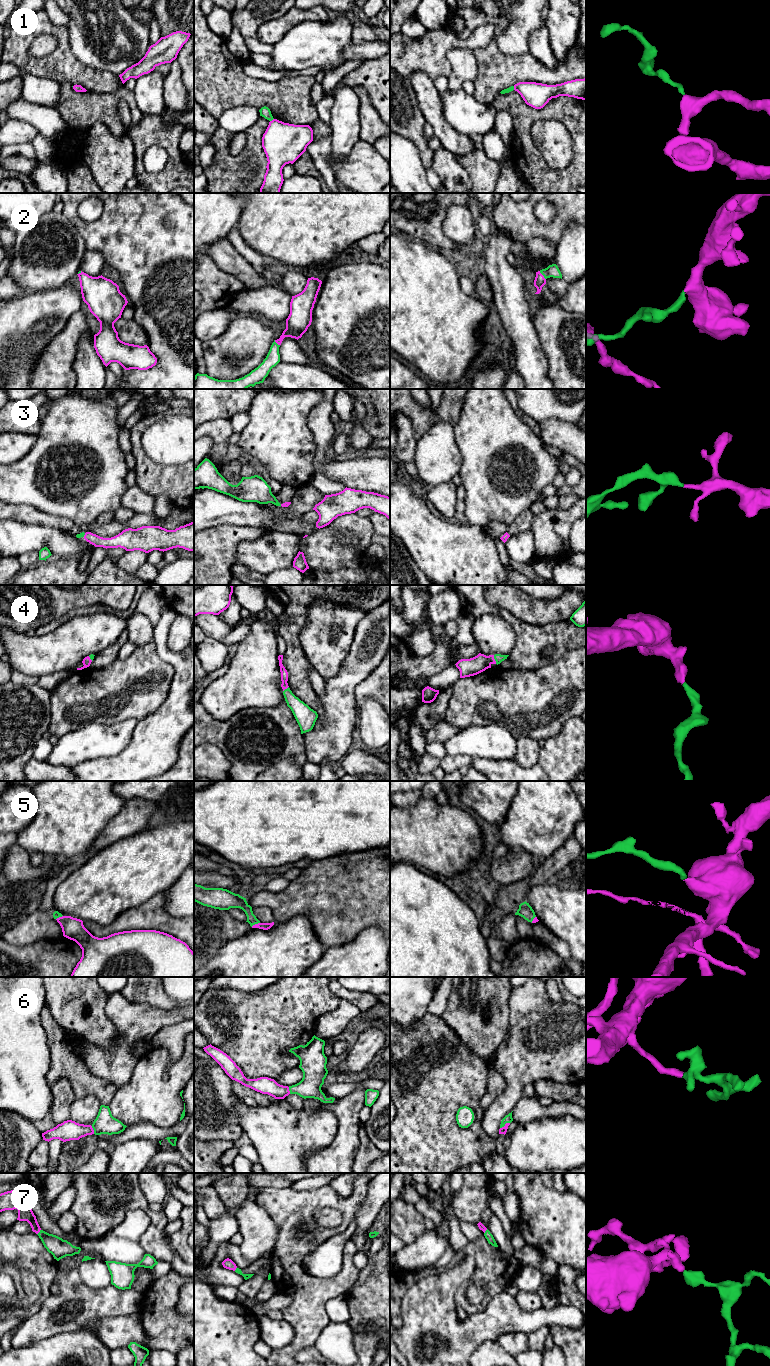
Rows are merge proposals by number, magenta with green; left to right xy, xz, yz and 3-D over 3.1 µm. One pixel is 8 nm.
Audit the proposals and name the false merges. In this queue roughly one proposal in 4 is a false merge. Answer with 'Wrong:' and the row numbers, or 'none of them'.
Wrong: none of them

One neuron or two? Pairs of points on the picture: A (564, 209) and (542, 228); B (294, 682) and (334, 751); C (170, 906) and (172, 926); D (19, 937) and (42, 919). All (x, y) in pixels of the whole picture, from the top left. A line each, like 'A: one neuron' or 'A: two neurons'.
A: one neuron
B: two neurons
C: two neurons
D: one neuron

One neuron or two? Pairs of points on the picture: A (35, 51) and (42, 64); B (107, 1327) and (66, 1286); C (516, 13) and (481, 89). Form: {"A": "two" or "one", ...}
{"A": "two", "B": "two", "C": "two"}

